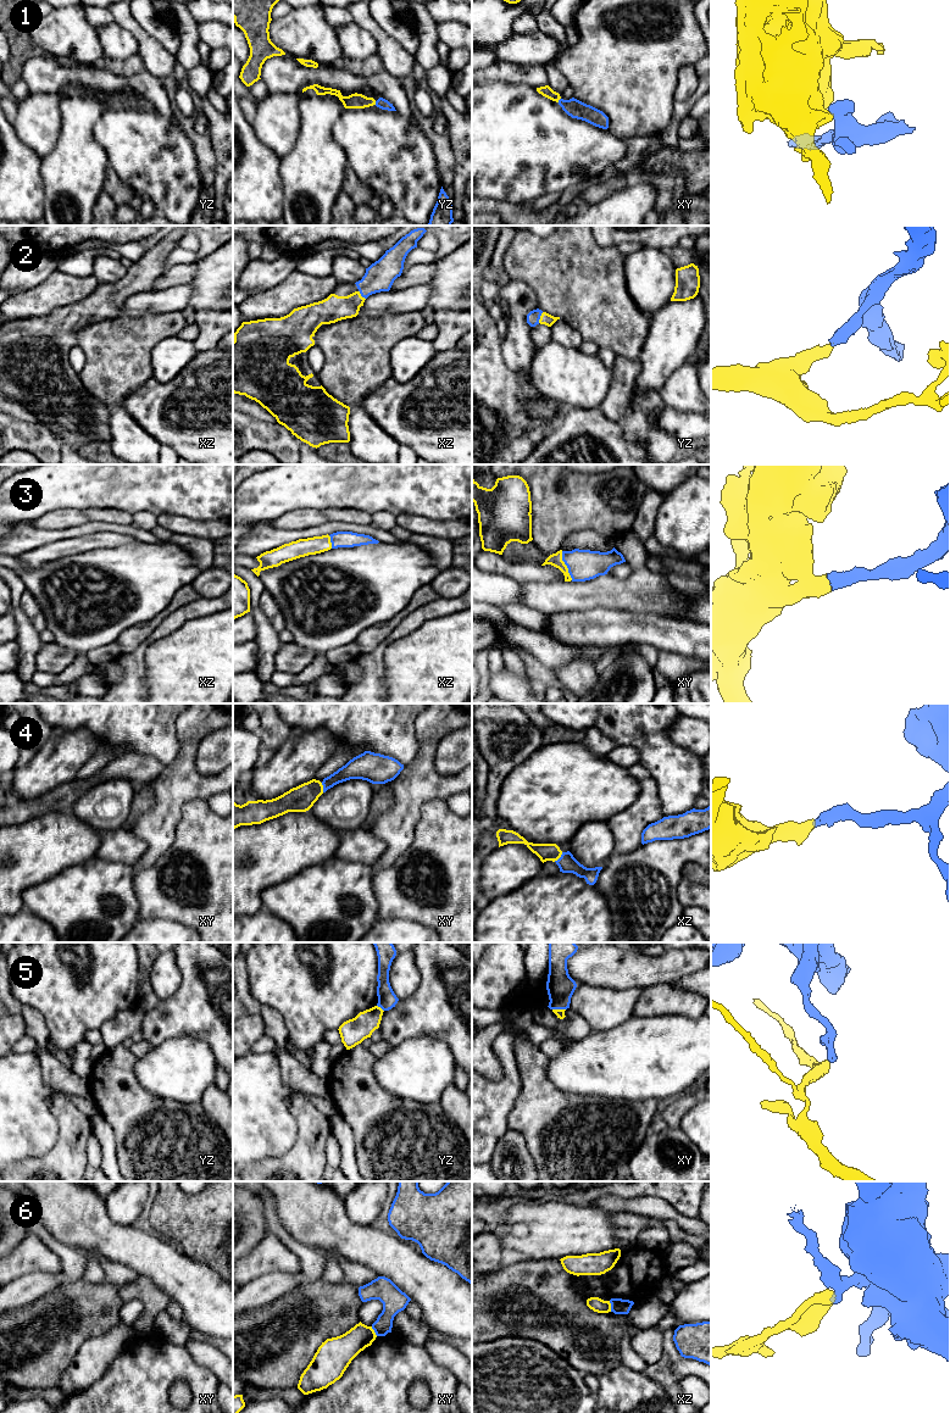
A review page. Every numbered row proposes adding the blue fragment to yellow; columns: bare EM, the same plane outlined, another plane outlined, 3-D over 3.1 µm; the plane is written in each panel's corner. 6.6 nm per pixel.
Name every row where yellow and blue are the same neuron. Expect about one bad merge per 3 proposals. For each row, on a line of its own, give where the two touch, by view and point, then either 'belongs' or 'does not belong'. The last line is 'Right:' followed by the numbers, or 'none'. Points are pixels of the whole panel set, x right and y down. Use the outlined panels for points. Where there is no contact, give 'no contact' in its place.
1: contact xy (559, 99); belongs
2: contact yz (540, 317); belongs
3: contact xy (566, 566); belongs
4: contact xz (559, 857); belongs
5: contact xy (559, 1010); does not belong
6: contact xz (610, 1306); does not belong
Right: 1, 2, 3, 4

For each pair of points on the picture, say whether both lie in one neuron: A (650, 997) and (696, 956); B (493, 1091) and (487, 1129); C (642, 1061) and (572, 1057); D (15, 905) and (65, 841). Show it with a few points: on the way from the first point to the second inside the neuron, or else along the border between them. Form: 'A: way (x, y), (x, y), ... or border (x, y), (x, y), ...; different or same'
A: border (671, 983), (656, 983), (643, 989); different
B: way (489, 1101), (487, 1103), (487, 1119); same
C: way (624, 1061), (589, 1061); same
D: way (15, 889), (49, 855); same

